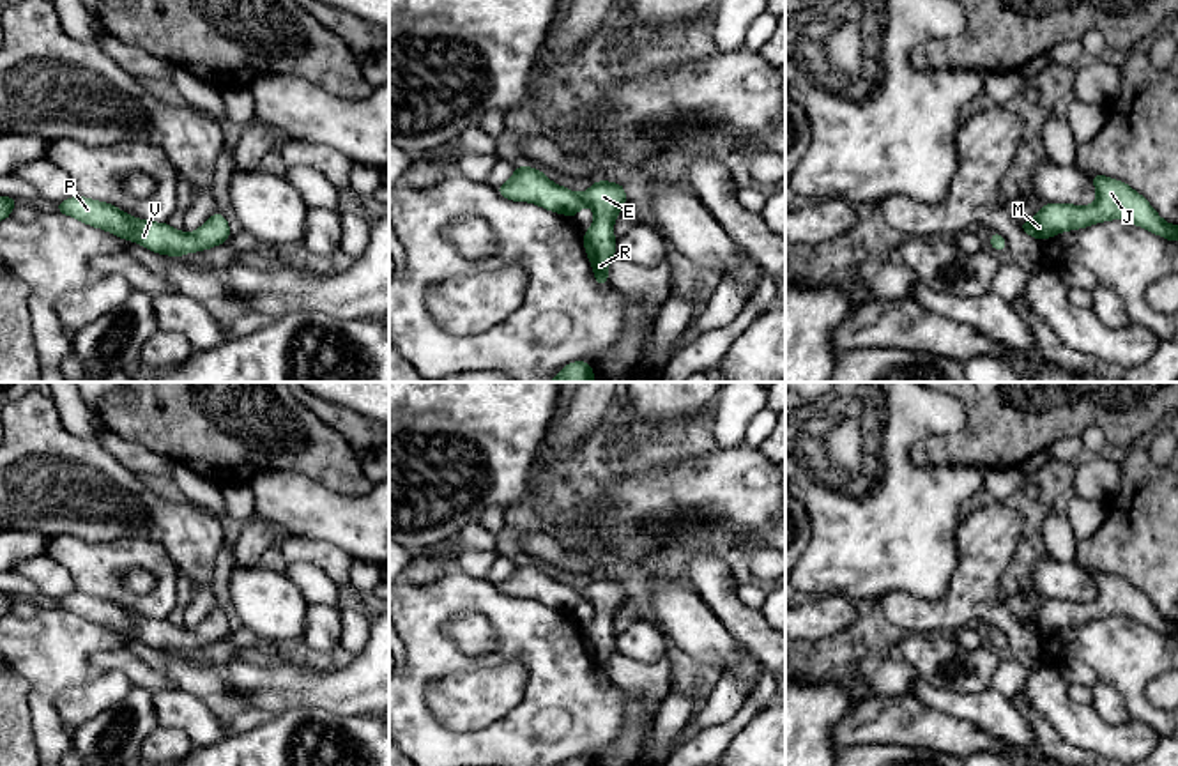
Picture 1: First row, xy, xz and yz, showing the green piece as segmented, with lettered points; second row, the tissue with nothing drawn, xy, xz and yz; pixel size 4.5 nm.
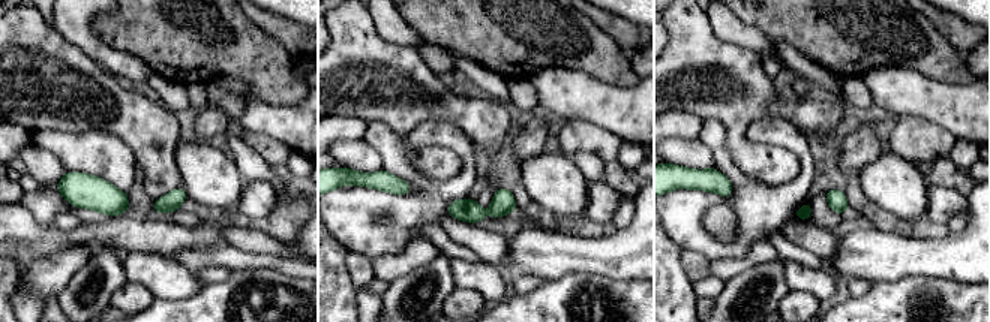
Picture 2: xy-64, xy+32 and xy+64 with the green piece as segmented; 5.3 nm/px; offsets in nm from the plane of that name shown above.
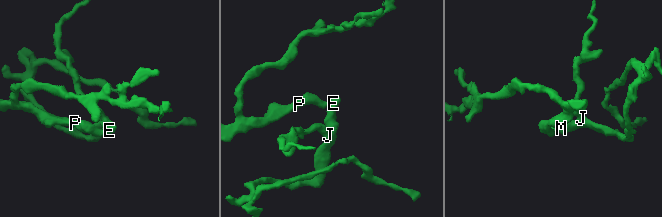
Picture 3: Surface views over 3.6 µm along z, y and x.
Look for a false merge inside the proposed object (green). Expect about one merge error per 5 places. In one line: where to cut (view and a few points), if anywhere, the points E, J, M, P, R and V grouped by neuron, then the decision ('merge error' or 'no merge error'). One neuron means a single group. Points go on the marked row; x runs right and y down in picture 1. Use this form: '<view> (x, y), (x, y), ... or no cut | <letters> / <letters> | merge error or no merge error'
no cut | E J M P R V | no merge error

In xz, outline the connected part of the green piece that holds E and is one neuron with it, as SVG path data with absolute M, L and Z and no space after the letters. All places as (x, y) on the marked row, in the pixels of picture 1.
M515 166L513 177L495 188L502 198L513 202L532 202L547 211L575 218L587 203L594 211L591 228L582 235L589 262L598 285L608 285L608 262L616 255L612 226L626 203L624 186L596 180L582 195L554 184L545 173L531 166Z

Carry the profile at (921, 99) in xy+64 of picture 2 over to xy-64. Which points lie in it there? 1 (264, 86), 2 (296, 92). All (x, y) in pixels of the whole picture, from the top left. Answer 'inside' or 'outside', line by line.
1: outside
2: outside

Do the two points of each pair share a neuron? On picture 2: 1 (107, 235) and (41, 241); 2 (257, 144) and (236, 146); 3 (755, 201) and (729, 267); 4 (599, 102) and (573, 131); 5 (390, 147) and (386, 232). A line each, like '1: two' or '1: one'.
1: one
2: two
3: two
4: two
5: one

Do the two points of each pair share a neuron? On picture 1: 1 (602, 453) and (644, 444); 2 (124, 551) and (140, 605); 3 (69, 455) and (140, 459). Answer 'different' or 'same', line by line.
1: same
2: same
3: different

